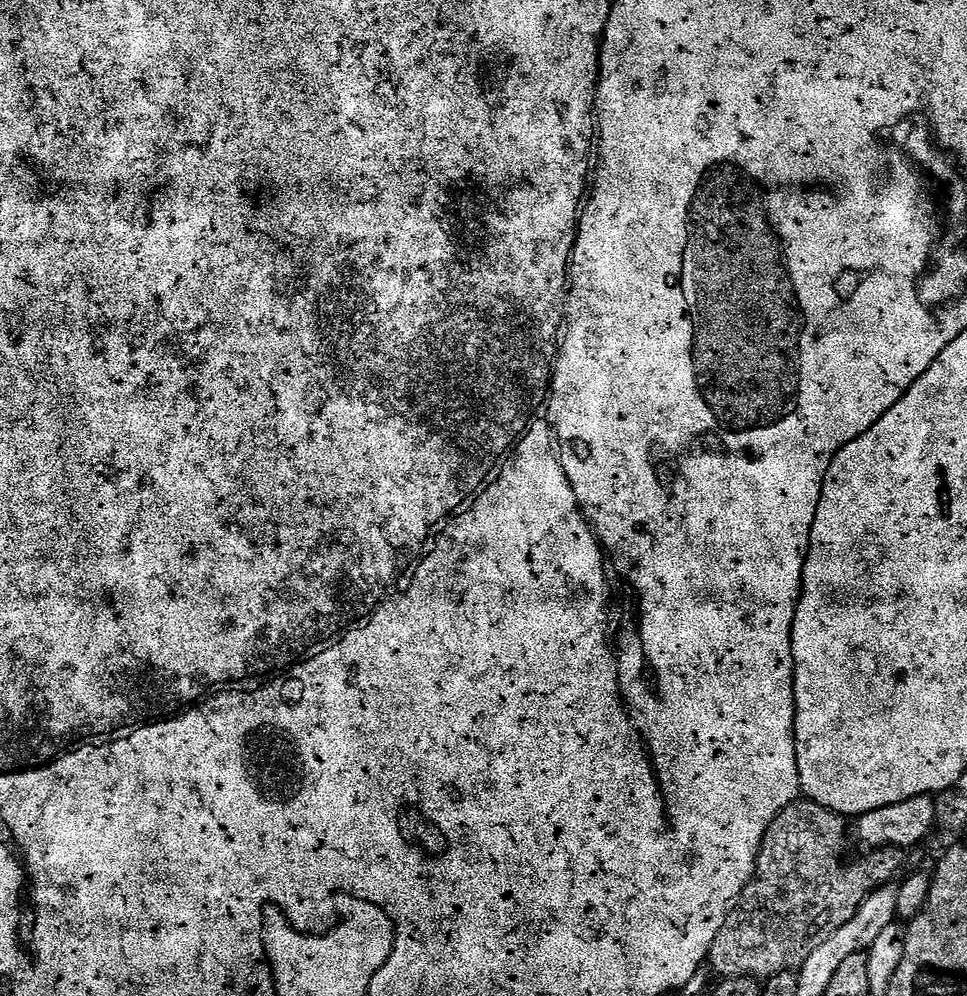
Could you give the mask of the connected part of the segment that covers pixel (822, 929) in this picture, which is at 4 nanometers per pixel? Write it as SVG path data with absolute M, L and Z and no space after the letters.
M798 798L793 804L783 808L778 814L778 818L774 818L774 822L770 822L766 834L762 838L762 846L756 859L756 875L752 877L752 881L745 886L736 903L728 911L726 922L722 922L722 930L718 930L718 936L714 938L714 942L708 951L707 963L710 968L712 964L713 970L718 974L717 977L746 976L749 978L767 978L778 974L780 971L799 970L806 962L806 958L810 958L810 954L814 954L814 950L818 950L818 946L822 946L822 942L826 942L826 938L830 938L830 934L834 934L834 930L844 926L854 916L858 906L873 890L883 887L893 879L892 875L904 864L905 853L898 848L882 848L869 851L864 854L868 856L862 857L861 860L851 860L848 857L848 832L850 836L849 821L841 816L839 812L830 810L826 806L807 798Z

